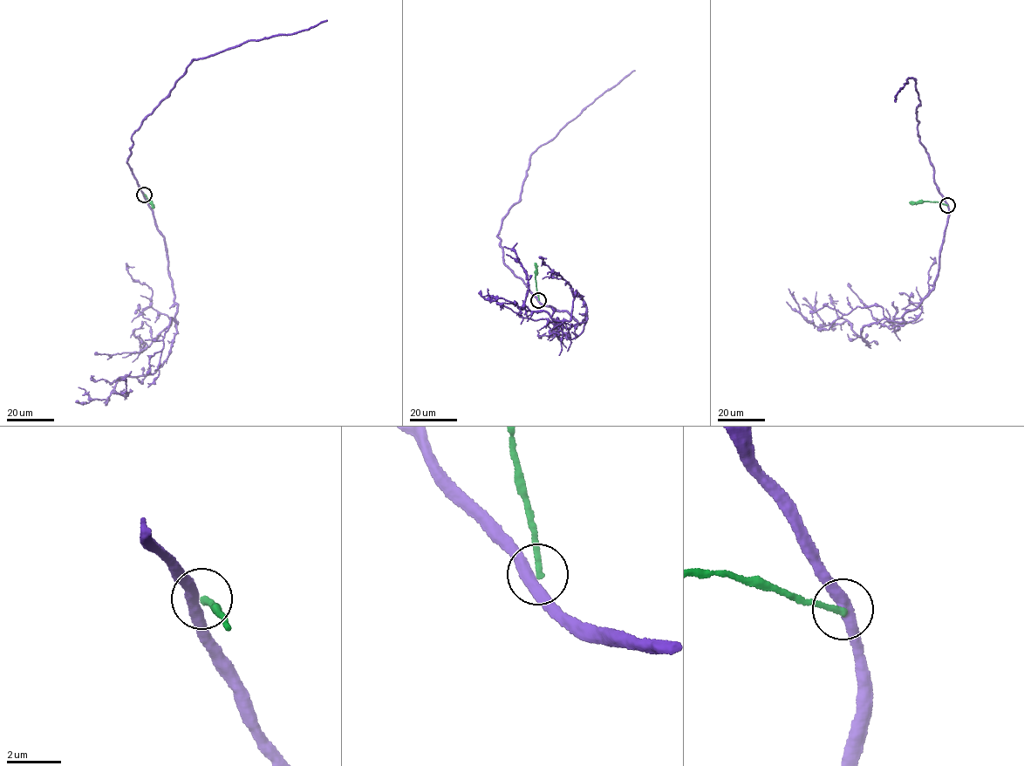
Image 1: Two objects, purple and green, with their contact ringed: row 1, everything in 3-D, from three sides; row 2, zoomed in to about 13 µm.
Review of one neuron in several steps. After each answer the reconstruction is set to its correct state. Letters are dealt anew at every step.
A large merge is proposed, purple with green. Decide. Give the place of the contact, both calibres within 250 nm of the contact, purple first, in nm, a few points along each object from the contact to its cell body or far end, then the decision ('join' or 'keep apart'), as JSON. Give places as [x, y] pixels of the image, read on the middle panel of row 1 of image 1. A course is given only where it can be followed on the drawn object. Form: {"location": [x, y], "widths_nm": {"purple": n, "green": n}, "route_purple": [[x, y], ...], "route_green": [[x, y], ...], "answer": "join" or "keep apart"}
{"location": [538, 300], "widths_nm": {"purple": 400, "green": 240}, "route_purple": [[538, 300], [504, 263], [496, 235], [501, 220], [519, 201], [531, 153], [635, 70]], "route_green": [[539, 300], [535, 263]], "answer": "keep apart"}

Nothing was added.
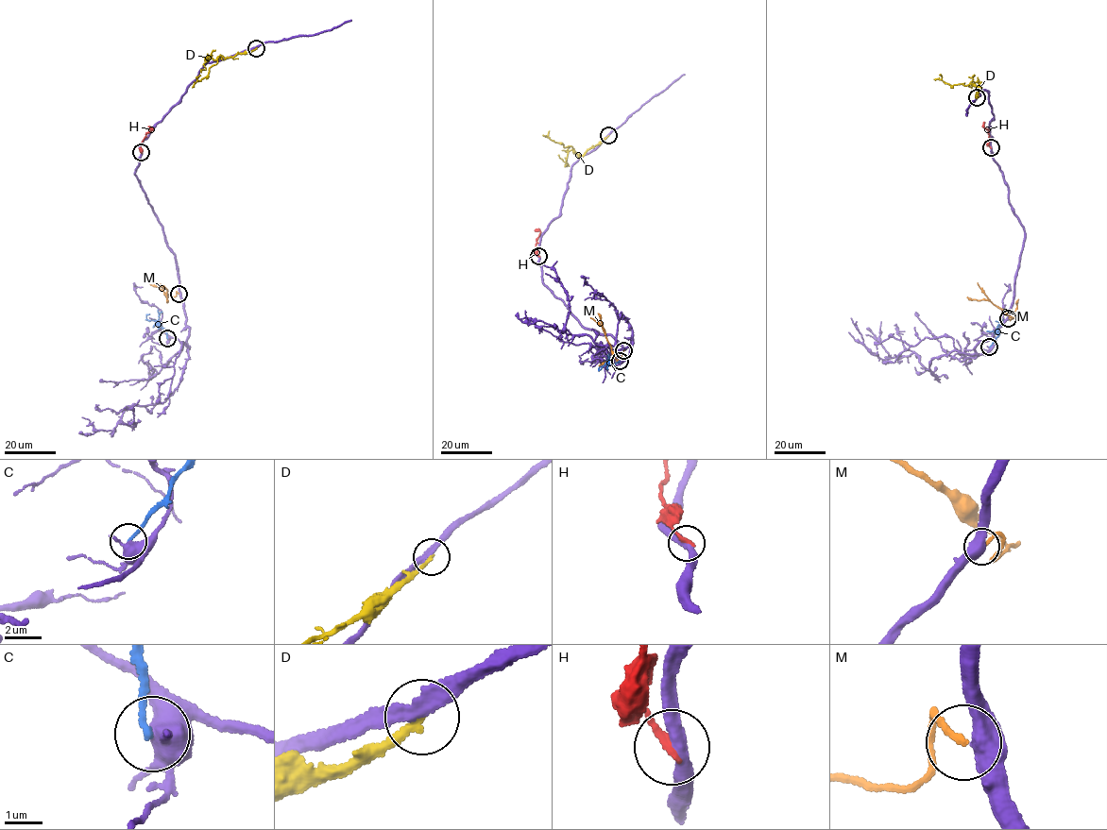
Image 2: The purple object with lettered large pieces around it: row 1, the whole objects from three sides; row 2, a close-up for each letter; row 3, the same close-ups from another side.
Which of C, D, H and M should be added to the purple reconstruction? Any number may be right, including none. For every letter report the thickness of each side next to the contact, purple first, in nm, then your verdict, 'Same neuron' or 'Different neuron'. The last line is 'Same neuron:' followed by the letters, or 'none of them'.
C: Thickness 480 nm (purple) against 150 nm. Different neuron
D: Thickness 300 nm (purple) against 200 nm. Different neuron
H: Thickness 360 nm (purple) against 200 nm. Different neuron
M: Thickness 500 nm (purple) against 160 nm. Same neuron
Same neuron: M

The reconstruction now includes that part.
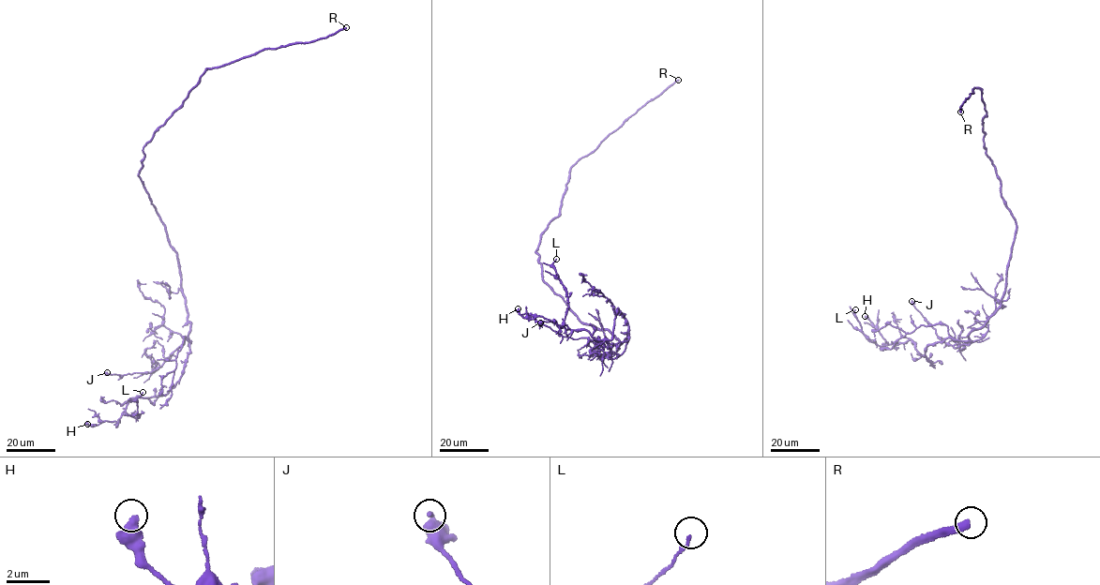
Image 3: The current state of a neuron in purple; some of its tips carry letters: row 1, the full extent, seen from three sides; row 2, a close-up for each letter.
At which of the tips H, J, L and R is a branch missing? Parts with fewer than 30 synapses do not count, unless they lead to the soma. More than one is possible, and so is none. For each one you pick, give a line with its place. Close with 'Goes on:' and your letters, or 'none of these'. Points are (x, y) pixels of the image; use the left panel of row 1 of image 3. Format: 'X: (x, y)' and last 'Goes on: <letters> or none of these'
R: (346, 27)
Goes on: R

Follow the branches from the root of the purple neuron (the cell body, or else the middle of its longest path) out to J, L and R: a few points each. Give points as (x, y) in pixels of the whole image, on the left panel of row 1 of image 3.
J: (155, 207), (168, 242), (176, 254), (190, 327), (188, 337), (161, 367), (151, 371), (122, 375), (107, 372)
L: (155, 207), (176, 254), (191, 343), (169, 393), (129, 399), (127, 413), (136, 419), (143, 392)
R: (155, 207), (138, 175), (143, 148), (180, 107), (204, 70), (265, 49), (326, 37), (346, 27)

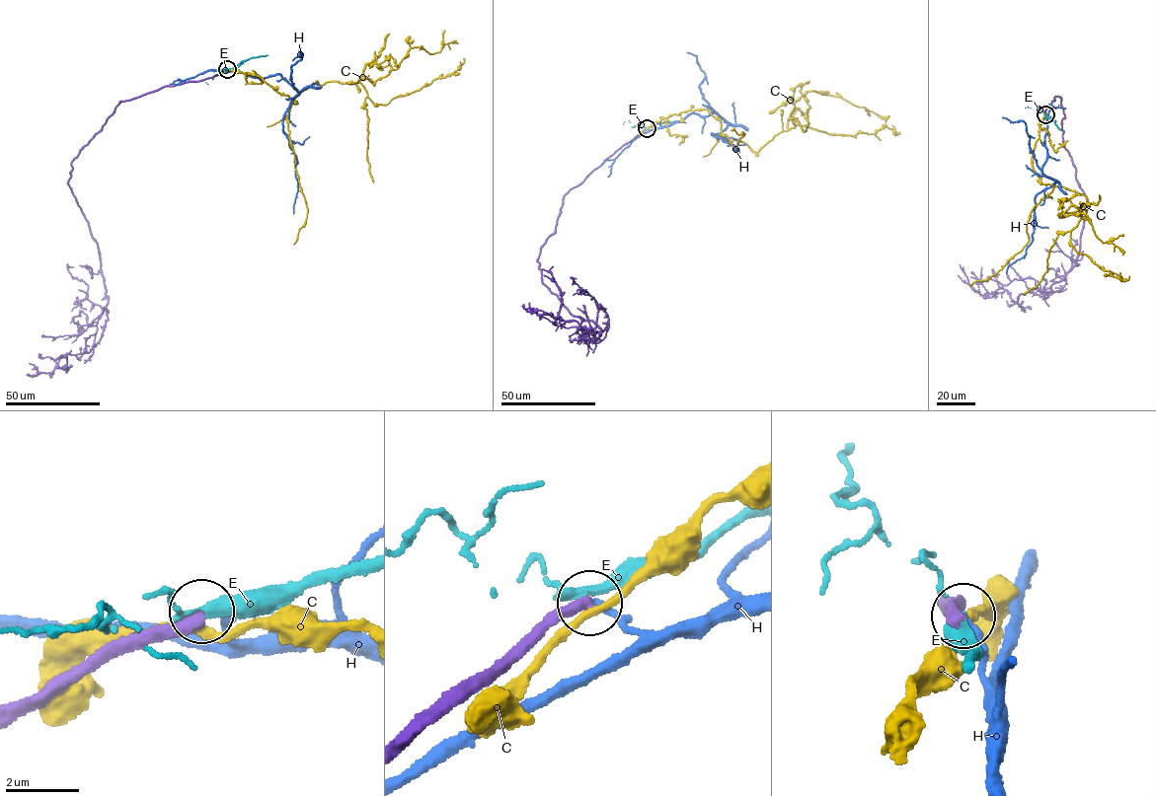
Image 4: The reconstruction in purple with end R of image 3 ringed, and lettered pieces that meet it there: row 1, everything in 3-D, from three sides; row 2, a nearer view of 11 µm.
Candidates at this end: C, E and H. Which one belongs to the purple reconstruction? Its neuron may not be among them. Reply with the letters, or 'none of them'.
none of them

